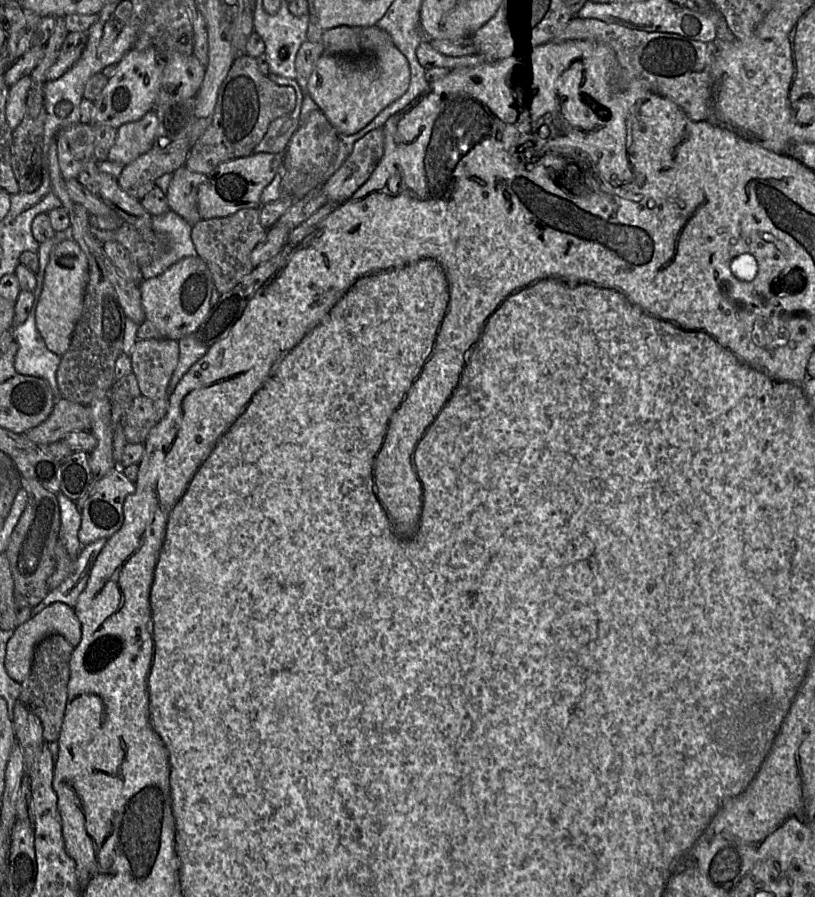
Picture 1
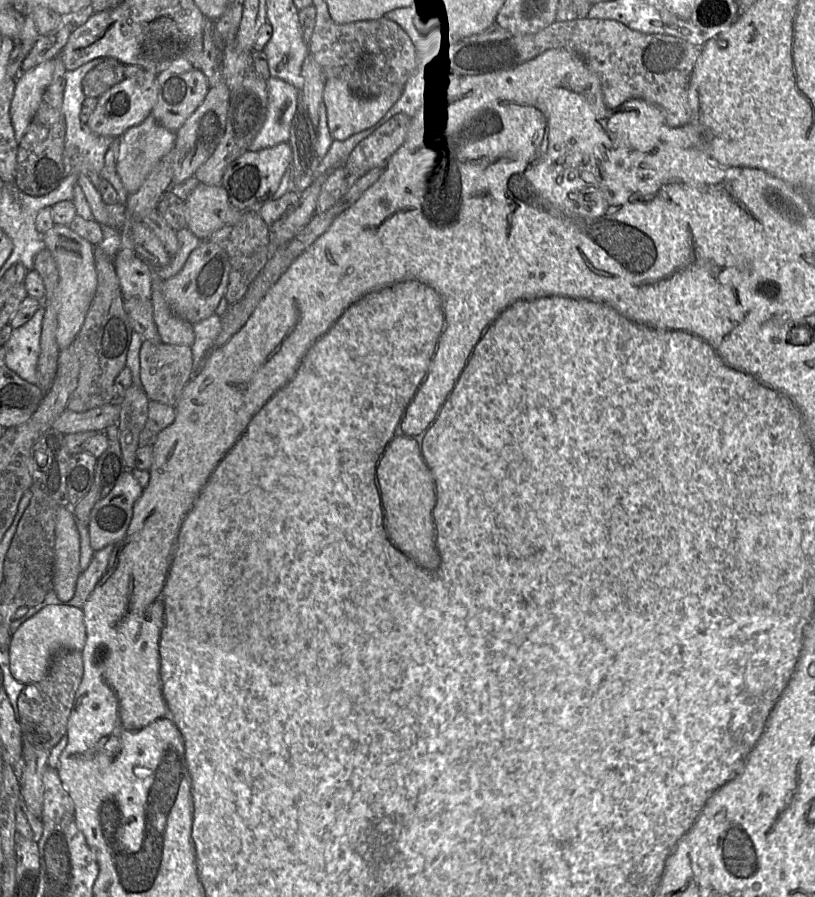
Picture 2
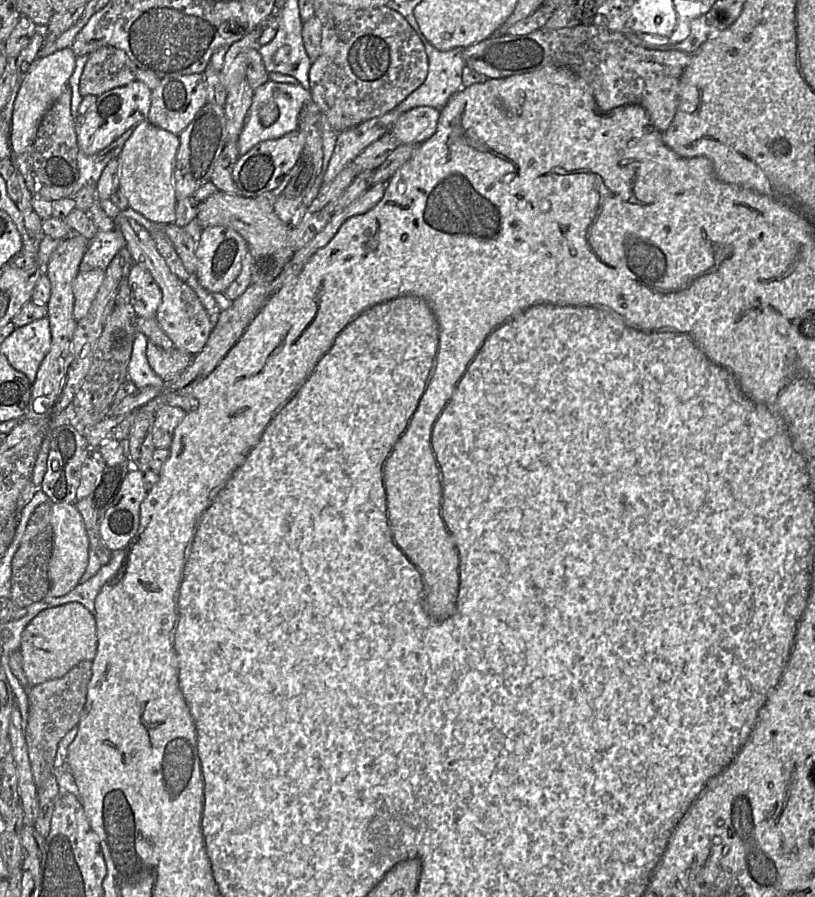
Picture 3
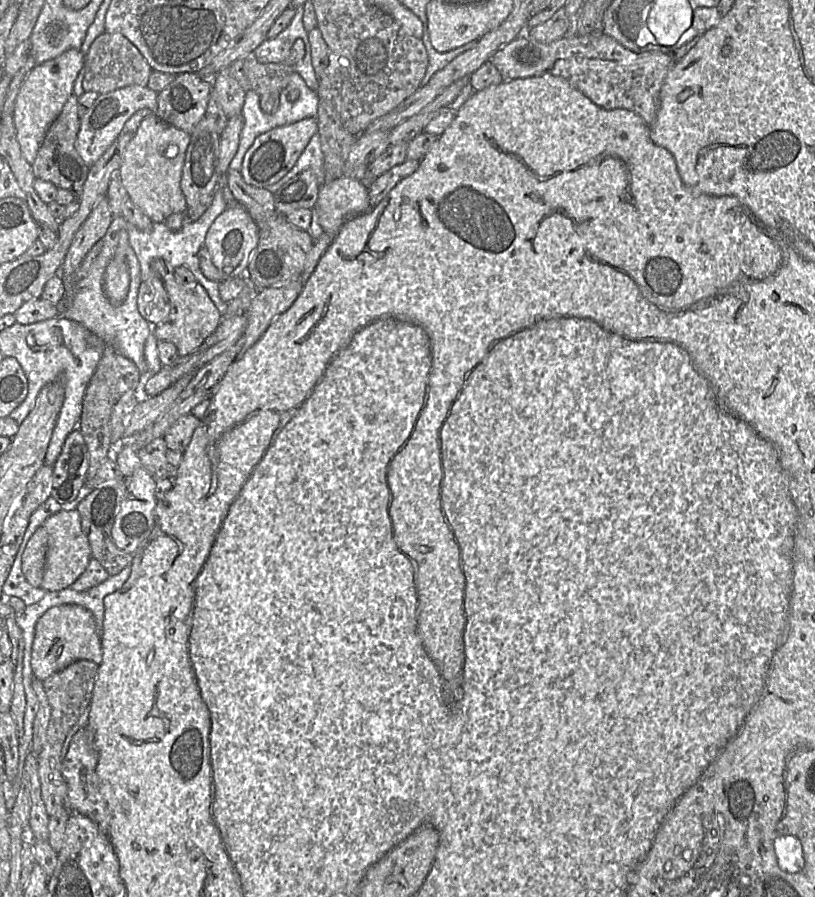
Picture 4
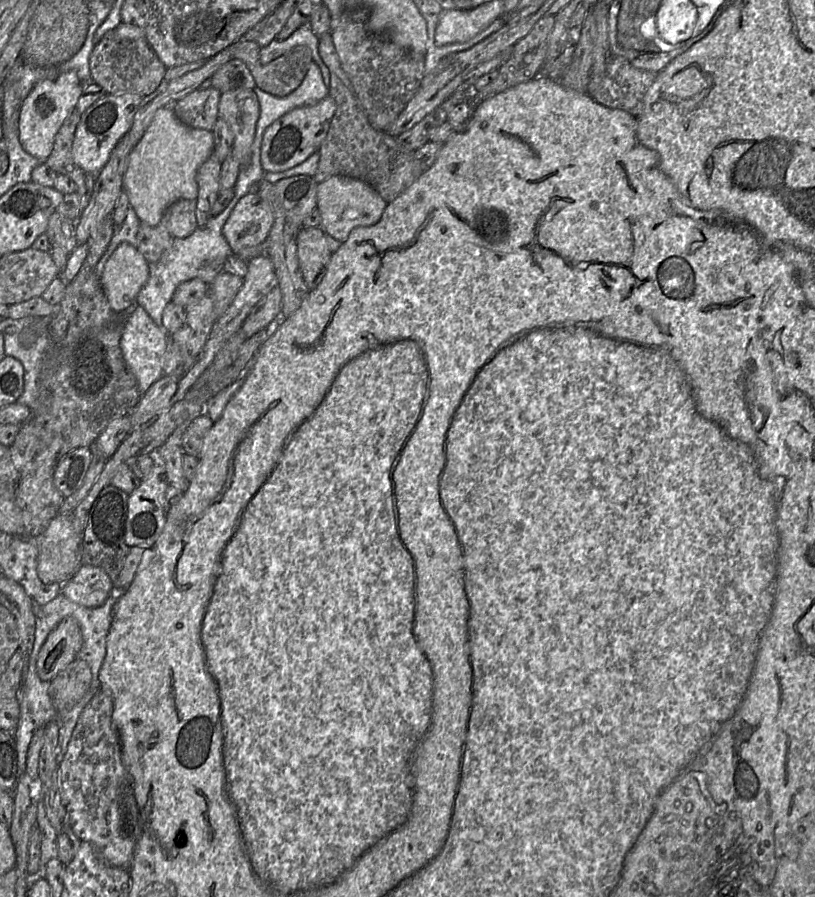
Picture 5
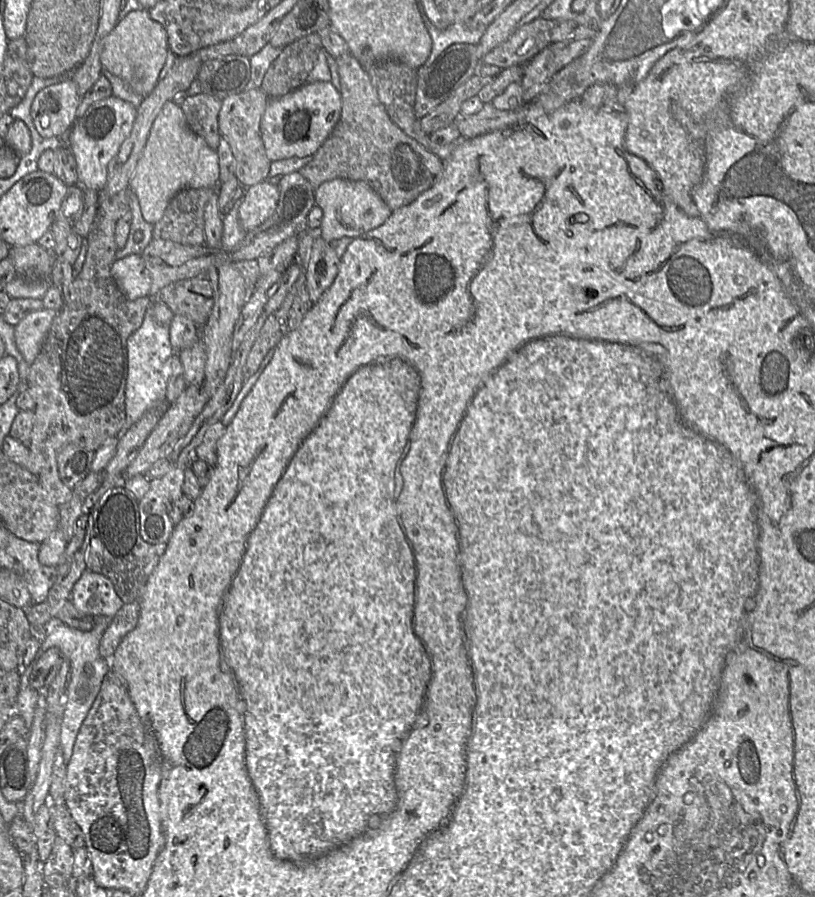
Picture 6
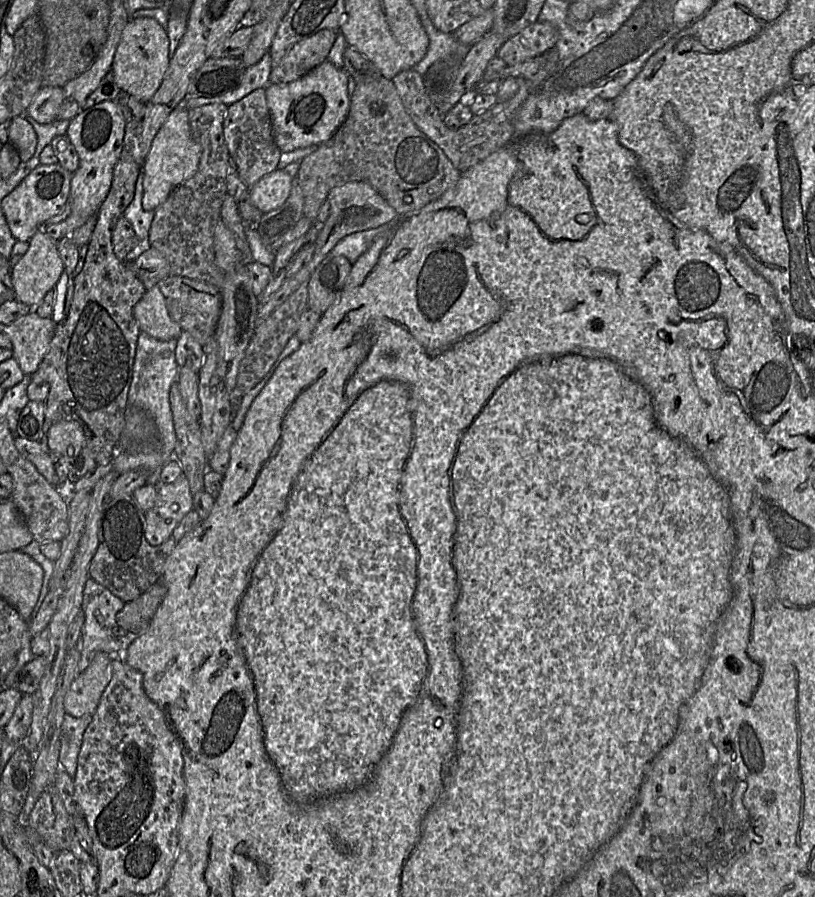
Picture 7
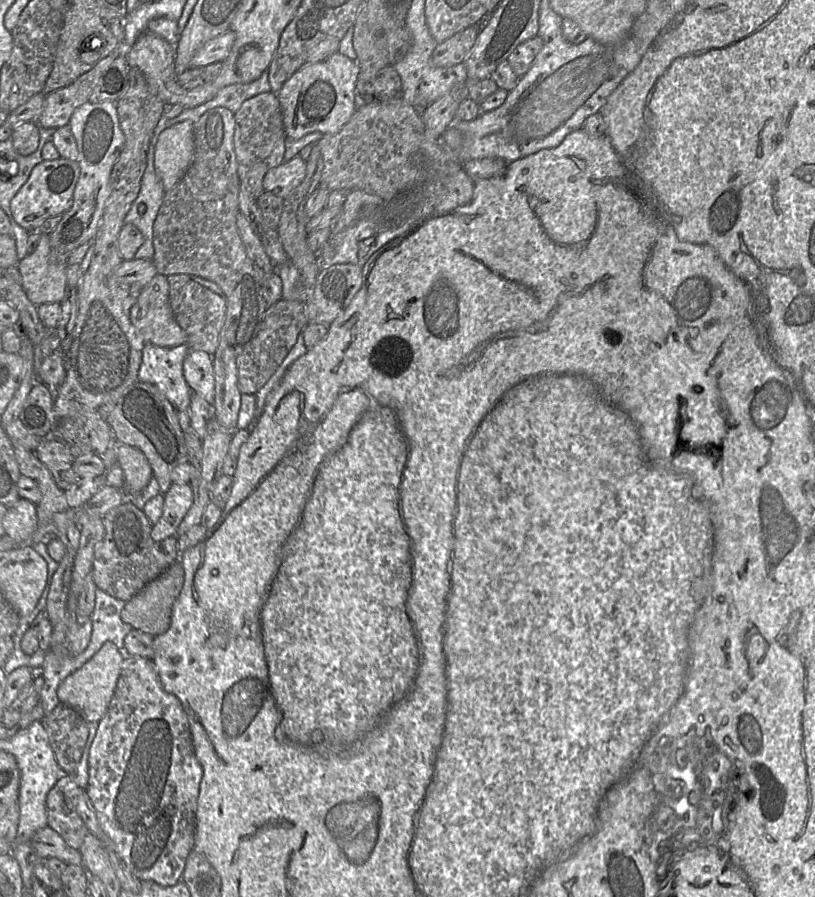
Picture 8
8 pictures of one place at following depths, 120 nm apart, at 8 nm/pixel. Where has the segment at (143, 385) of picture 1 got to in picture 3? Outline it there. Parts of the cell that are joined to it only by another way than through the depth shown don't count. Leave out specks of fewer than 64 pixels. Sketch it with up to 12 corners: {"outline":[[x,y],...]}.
{"outline":[[148,340],[146,356],[168,383],[189,367],[195,355],[175,347],[160,350]]}

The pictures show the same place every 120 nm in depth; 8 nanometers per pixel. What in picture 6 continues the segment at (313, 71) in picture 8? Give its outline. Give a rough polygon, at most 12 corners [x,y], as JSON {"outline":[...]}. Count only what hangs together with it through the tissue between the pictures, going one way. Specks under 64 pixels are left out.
{"outline":[[331,81],[270,98],[272,162],[314,155],[341,117]]}

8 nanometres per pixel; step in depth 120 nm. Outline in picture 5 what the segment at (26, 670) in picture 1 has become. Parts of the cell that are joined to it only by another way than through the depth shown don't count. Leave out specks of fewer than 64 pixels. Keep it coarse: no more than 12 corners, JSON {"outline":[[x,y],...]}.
{"outline":[[64,618],[48,635],[36,662],[51,681],[83,644],[80,626]]}

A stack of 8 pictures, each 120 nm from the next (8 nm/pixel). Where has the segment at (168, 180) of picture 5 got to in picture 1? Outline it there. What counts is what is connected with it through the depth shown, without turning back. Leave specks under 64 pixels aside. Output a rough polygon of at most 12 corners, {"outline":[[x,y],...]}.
{"outline":[[154,110],[117,129],[107,160],[127,165],[151,149]]}

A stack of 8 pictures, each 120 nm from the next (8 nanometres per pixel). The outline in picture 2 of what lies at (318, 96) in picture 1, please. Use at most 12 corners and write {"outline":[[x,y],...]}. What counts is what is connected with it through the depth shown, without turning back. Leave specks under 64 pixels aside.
{"outline":[[325,81],[329,132],[345,140],[378,122],[399,99],[393,86],[364,98]]}

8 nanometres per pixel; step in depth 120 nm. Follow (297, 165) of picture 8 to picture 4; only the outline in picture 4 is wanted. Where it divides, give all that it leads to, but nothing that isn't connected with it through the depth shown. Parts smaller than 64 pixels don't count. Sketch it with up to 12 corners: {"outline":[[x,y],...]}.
{"outline":[[230,205],[204,241],[213,264],[241,276],[259,240],[255,219]]}

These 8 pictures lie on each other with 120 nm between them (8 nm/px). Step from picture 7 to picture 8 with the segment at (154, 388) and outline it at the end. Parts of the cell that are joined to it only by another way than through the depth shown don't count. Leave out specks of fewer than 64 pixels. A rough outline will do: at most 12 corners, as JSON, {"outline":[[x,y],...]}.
{"outline":[[145,343],[138,381],[155,385],[178,413],[193,393],[183,375],[187,343]]}

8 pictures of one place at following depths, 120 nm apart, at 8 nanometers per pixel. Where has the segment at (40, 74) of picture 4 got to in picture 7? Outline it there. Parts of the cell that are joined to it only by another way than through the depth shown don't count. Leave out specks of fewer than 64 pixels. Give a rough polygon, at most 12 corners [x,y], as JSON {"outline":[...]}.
{"outline":[[42,86],[26,113],[40,124],[58,120],[62,87]]}

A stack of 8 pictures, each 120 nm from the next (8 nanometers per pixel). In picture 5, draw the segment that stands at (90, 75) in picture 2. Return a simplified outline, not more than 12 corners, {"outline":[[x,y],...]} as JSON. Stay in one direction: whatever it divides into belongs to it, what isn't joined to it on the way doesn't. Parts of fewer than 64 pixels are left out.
{"outline":[[114,29],[94,46],[91,82],[150,95],[166,67],[145,39]]}

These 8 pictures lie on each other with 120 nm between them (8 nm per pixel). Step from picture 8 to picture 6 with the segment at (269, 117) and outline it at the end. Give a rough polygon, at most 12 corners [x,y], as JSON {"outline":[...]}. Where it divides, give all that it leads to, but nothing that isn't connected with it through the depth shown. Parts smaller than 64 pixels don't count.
{"outline":[[261,88],[222,99],[221,137],[244,187],[269,178]]}

